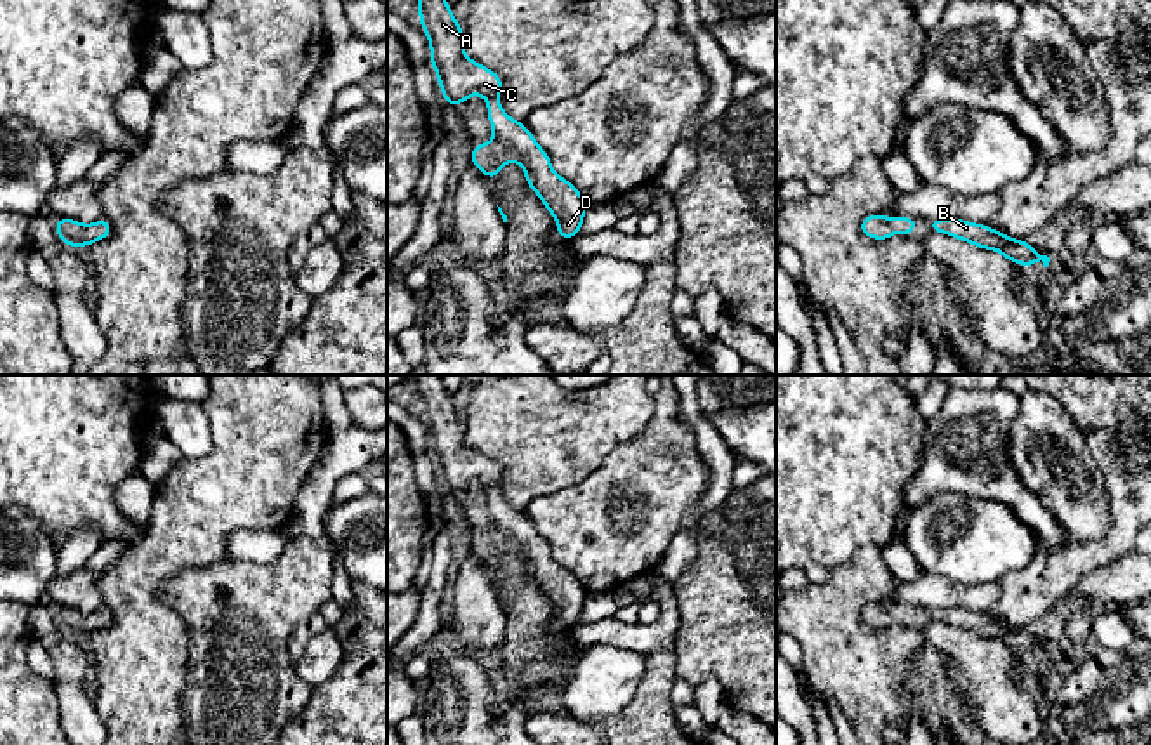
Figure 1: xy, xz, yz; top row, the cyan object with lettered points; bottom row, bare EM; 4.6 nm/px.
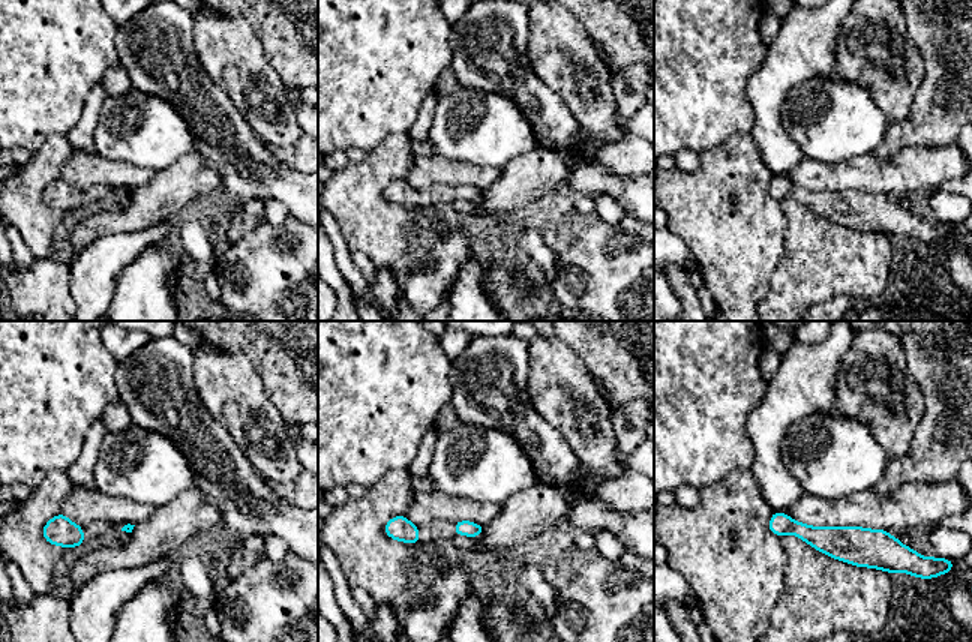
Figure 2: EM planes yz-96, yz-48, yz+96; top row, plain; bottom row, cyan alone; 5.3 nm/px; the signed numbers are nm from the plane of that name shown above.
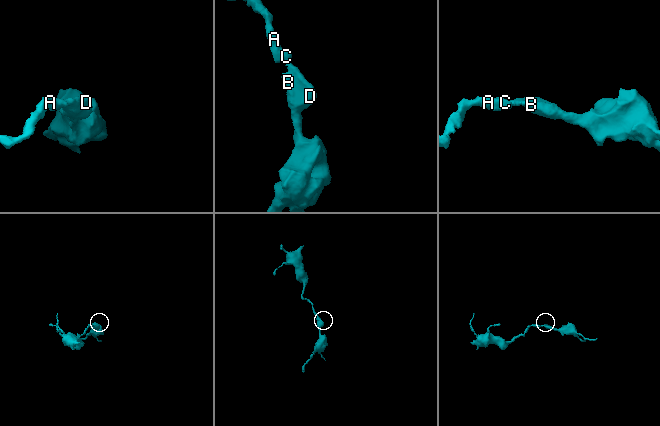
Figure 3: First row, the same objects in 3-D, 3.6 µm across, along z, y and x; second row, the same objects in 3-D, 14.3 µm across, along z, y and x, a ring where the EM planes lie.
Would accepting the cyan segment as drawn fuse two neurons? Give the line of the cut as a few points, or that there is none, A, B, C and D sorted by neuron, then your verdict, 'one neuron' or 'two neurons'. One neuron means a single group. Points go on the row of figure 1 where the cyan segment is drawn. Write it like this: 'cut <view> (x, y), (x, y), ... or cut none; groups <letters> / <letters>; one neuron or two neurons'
cut none; groups A B C D; one neuron

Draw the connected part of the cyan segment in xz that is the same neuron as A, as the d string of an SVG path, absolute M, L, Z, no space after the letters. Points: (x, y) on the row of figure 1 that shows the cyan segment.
M418 0L418 16L431 45L431 64L439 80L444 102L457 106L472 94L488 101L486 118L493 123L493 139L476 144L472 165L486 177L500 174L507 162L524 168L528 186L538 194L557 222L559 238L580 234L587 201L578 189L557 175L549 155L524 123L512 120L500 106L502 76L469 59L464 52L462 26L446 0Z

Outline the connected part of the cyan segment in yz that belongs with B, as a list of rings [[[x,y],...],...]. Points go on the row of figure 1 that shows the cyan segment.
[[[936,219],[929,222],[929,227],[936,233],[944,233],[948,236],[969,241],[979,248],[1000,252],[1010,262],[1029,267],[1038,259],[1043,267],[1049,266],[1050,257],[1040,255],[1024,240],[1010,240],[1007,234],[990,229],[984,224],[974,224],[960,219]]]

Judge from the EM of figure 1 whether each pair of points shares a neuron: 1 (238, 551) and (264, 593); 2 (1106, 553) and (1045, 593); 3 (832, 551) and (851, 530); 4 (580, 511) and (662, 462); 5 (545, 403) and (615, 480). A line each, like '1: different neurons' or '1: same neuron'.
1: different neurons
2: same neuron
3: same neuron
4: same neuron
5: different neurons

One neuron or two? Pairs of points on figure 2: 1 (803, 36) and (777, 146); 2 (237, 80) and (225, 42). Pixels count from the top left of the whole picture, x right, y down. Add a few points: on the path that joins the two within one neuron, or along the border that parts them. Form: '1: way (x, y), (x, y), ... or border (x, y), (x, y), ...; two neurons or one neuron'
1: way (788, 63), (770, 84), (770, 119); one neuron
2: way (237, 71), (237, 62), (230, 51); one neuron

